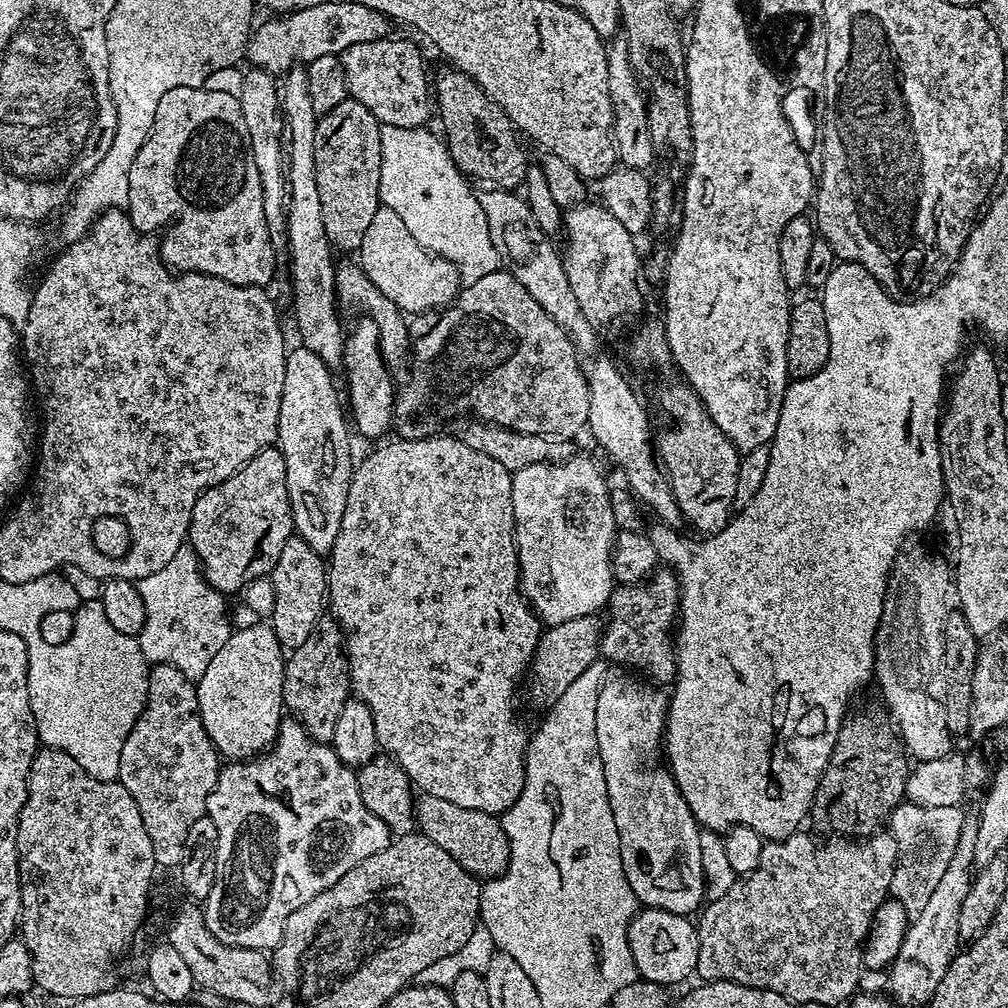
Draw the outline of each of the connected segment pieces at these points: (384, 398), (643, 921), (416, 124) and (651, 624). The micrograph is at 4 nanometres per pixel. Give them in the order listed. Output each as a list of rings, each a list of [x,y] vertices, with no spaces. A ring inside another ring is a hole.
[[[366,315],[357,319],[356,325],[347,329],[344,337],[342,373],[348,383],[346,408],[350,413],[350,424],[364,436],[380,436],[393,427],[392,405],[396,402],[394,383],[388,377],[389,365],[385,363],[379,348],[378,326]]]
[[[644,908],[637,911],[628,928],[628,941],[637,973],[645,980],[673,986],[695,973],[700,934],[697,925],[689,917],[670,914],[657,908]]]
[[[385,38],[374,44],[352,44],[340,56],[351,99],[362,102],[381,124],[419,128],[434,112],[430,76],[424,73],[424,56],[408,40]]]
[[[657,570],[647,583],[613,587],[612,597],[606,605],[607,612],[608,620],[606,616],[600,633],[600,656],[605,661],[613,660],[621,669],[635,670],[657,685],[671,685],[676,679],[674,629],[680,615],[680,581],[675,572]]]

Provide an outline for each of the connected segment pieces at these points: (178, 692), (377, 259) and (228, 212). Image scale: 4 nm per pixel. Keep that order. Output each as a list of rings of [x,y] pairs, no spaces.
[[[153,664],[148,673],[148,697],[138,722],[120,751],[118,783],[126,786],[142,810],[142,823],[154,846],[161,869],[179,869],[190,826],[205,816],[208,799],[222,767],[222,756],[212,744],[199,716],[196,685],[172,665]]]
[[[383,206],[376,211],[369,228],[366,229],[358,255],[360,255],[358,263],[364,269],[366,278],[370,278],[370,282],[374,282],[374,286],[378,286],[378,290],[382,290],[382,294],[386,294],[386,298],[390,298],[390,302],[394,302],[404,314],[439,310],[445,304],[452,303],[456,298],[456,293],[462,287],[459,270],[449,260],[437,258],[428,249],[418,244],[414,234],[410,234],[410,230],[406,230],[406,222],[402,222],[402,218],[398,218],[398,214],[394,210]]]
[[[178,86],[174,90],[166,90],[166,94],[158,98],[154,126],[150,126],[150,134],[146,142],[142,142],[142,150],[138,150],[130,166],[126,211],[132,225],[145,234],[155,233],[159,224],[168,224],[164,228],[164,237],[158,240],[160,256],[177,273],[201,272],[231,284],[268,286],[277,271],[278,258],[272,249],[270,230],[266,230],[262,182],[258,166],[254,166],[242,106],[233,93],[231,96],[228,92],[208,87]]]

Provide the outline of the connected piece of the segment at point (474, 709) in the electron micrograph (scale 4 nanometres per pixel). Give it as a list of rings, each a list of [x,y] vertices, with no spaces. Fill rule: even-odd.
[[[437,434],[435,436],[423,436],[420,440],[402,440],[392,438],[389,444],[384,444],[381,448],[376,448],[364,461],[357,463],[352,470],[352,481],[348,483],[348,493],[346,494],[346,511],[342,513],[342,527],[338,530],[338,538],[334,538],[334,546],[326,560],[326,571],[328,574],[328,594],[326,597],[327,607],[330,609],[331,619],[340,626],[340,632],[344,636],[344,655],[348,662],[348,679],[353,693],[366,706],[370,706],[370,714],[374,714],[374,734],[376,743],[387,755],[406,770],[409,780],[423,794],[434,794],[434,798],[446,798],[446,802],[454,802],[457,806],[466,806],[470,810],[482,810],[493,814],[503,814],[522,792],[524,785],[524,754],[528,751],[528,741],[530,739],[529,729],[524,729],[520,725],[518,717],[512,713],[512,691],[516,688],[516,683],[527,673],[528,665],[532,663],[532,655],[538,646],[542,635],[542,624],[532,605],[520,595],[520,563],[516,557],[516,523],[514,522],[514,508],[512,506],[512,473],[501,463],[488,458],[486,454],[478,453],[469,446],[457,440],[455,435]]]

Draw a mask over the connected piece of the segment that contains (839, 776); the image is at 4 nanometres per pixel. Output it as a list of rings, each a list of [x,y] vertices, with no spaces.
[[[864,704],[861,708],[853,707],[845,715],[836,732],[834,750],[830,754],[828,765],[824,767],[824,773],[820,775],[818,790],[812,799],[810,820],[816,823],[817,833],[828,832],[824,834],[831,834],[836,838],[871,836],[883,825],[880,823],[883,820],[885,823],[891,817],[892,811],[905,799],[904,791],[910,771],[910,760],[890,719],[887,707],[877,704]]]

